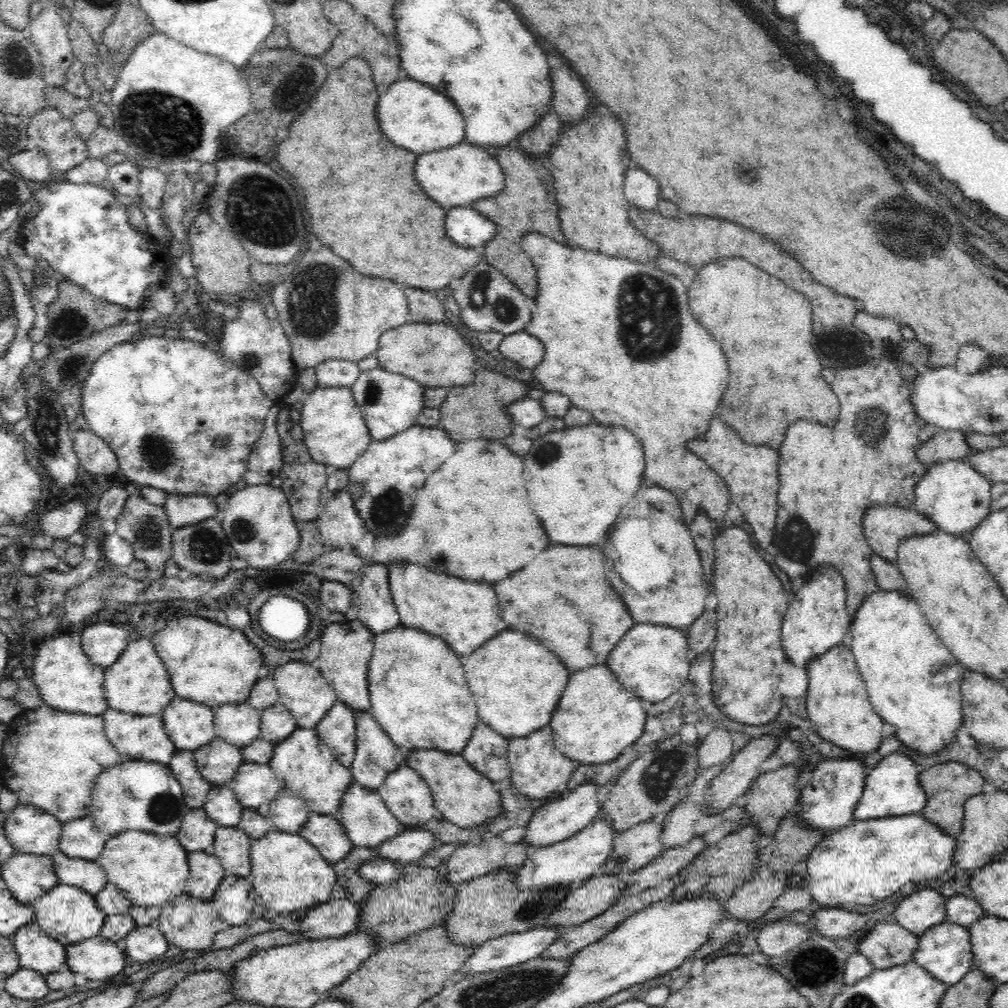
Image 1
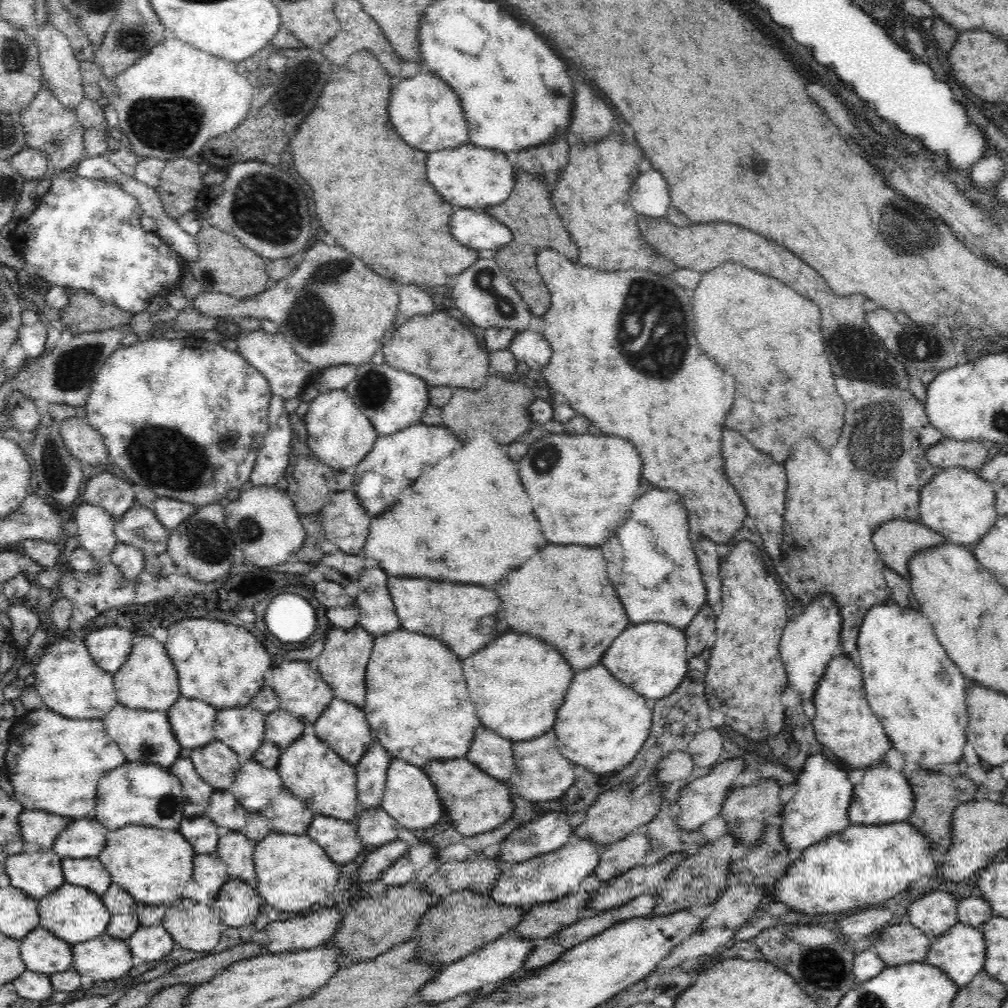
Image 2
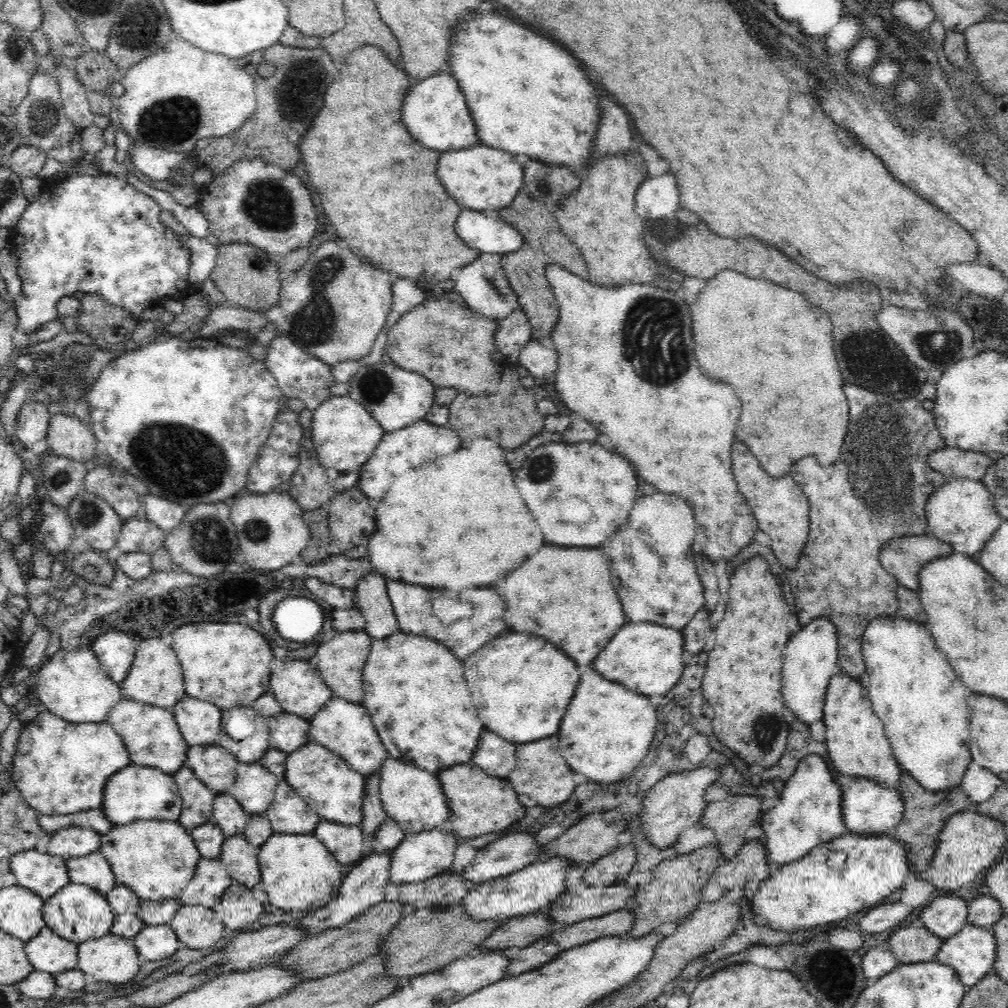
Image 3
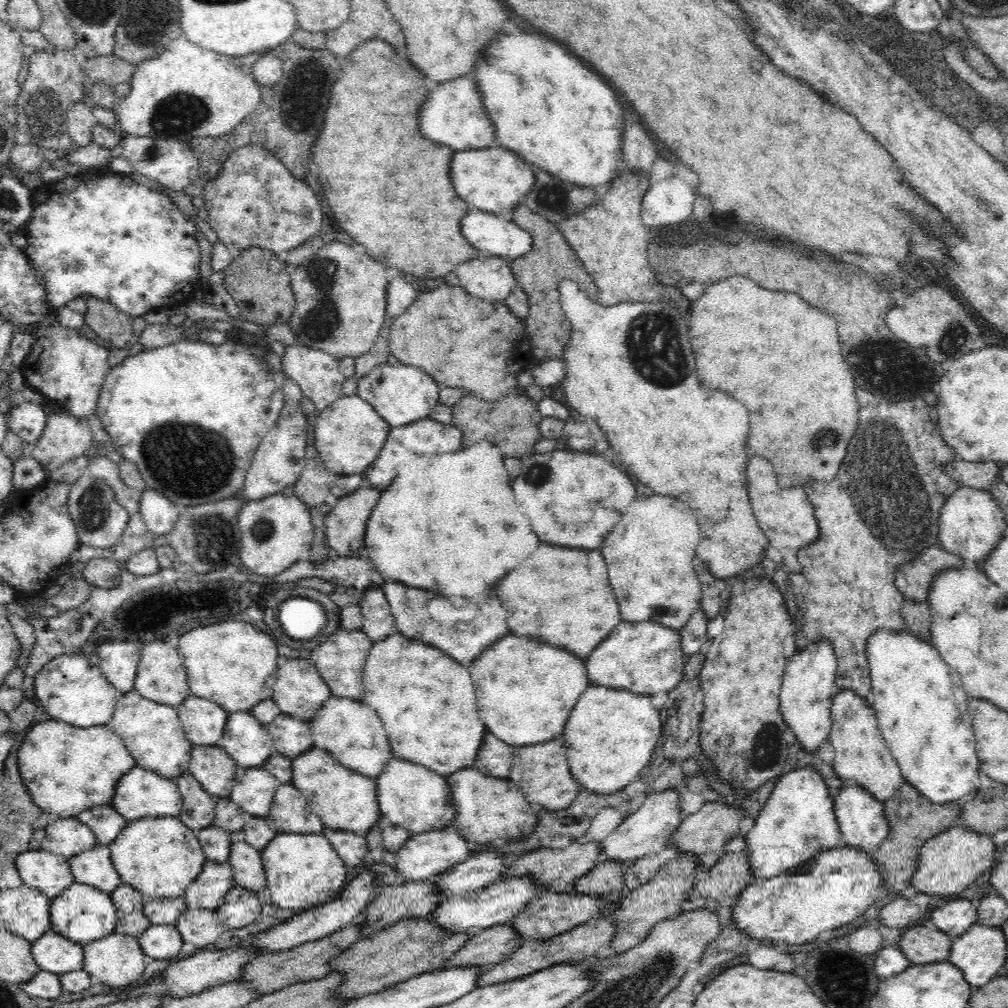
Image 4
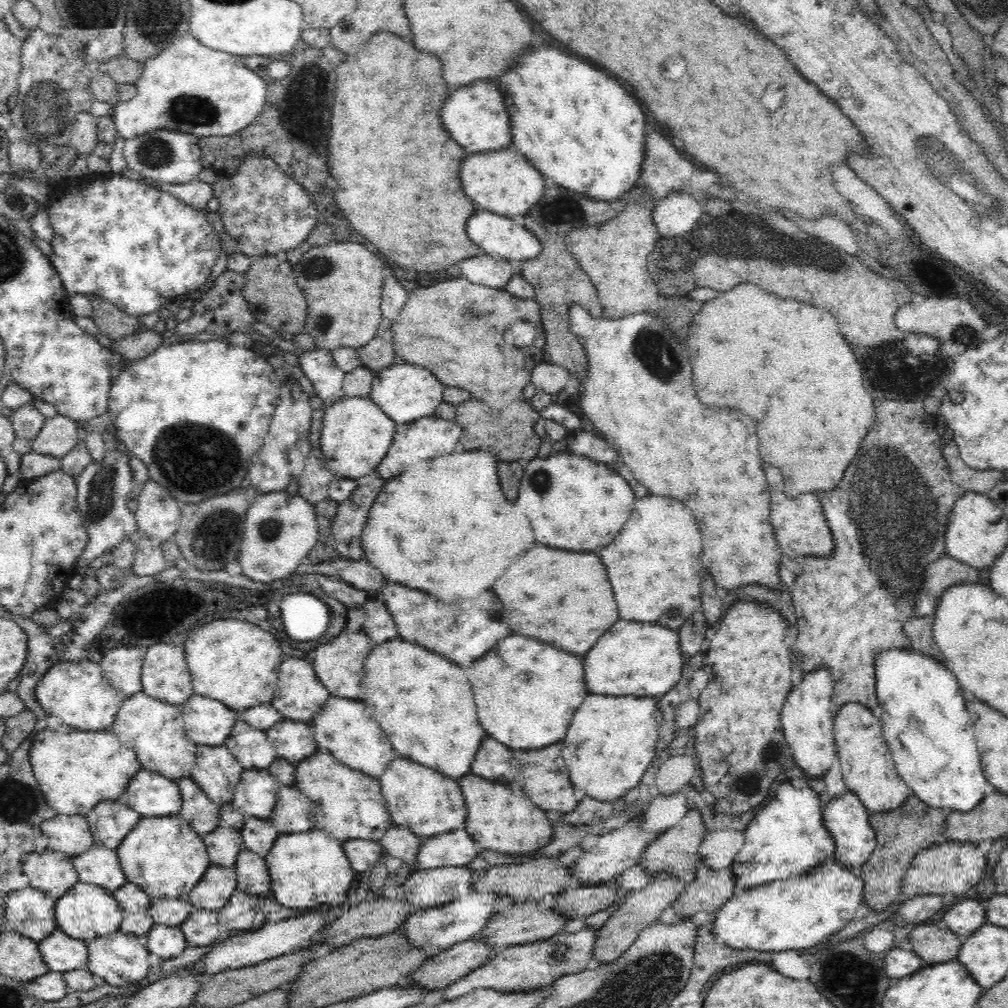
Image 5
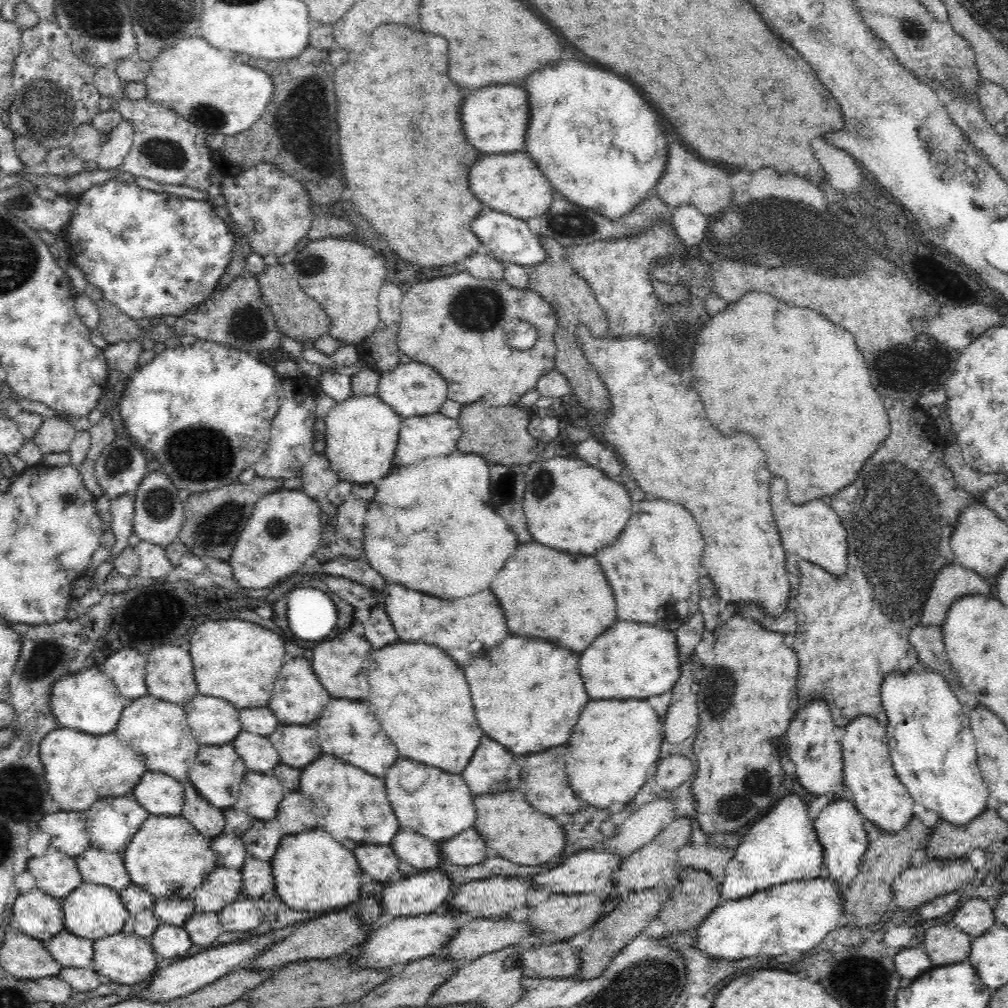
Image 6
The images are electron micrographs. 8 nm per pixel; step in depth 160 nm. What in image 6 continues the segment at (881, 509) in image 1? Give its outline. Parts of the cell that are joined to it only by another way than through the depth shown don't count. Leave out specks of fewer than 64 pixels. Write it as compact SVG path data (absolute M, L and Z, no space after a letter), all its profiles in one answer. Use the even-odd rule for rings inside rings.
M952 562L936 575L927 601L924 603L920 624L938 625L944 622L950 605L964 595L992 596L990 584L976 571Z

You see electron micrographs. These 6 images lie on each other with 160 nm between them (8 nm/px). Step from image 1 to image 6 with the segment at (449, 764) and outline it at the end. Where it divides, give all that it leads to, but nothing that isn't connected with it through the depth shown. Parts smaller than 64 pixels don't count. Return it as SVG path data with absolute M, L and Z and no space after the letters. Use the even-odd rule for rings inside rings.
M520 788L509 792L474 795L476 820L473 828L499 856L523 866L537 866L558 858L566 842L565 830L543 812L534 809Z

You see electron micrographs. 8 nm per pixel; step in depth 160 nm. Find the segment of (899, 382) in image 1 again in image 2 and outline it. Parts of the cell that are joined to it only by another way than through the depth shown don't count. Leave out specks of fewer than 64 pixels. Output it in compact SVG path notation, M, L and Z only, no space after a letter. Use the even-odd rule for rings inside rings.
M838 376L836 390L846 402L846 424L836 446L832 448L832 454L820 448L820 444L812 436L806 436L802 442L792 446L790 456L784 462L788 474L788 502L784 514L782 562L778 562L776 572L786 584L790 584L792 594L802 598L804 604L812 602L818 594L834 595L841 618L841 652L860 667L857 638L865 614L875 604L892 600L891 590L883 575L886 564L870 538L874 536L875 528L886 520L908 519L920 522L922 487L941 469L931 465L925 454L930 447L940 442L943 434L929 423L925 403L916 399L909 389L902 390Z

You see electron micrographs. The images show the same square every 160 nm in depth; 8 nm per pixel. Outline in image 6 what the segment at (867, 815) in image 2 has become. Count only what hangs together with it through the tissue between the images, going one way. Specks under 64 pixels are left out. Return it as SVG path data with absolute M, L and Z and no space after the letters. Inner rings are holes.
M834 800L826 805L813 820L818 840L824 847L822 874L832 877L840 886L847 885L859 873L862 859L868 850L868 835L864 817L856 805L848 800Z

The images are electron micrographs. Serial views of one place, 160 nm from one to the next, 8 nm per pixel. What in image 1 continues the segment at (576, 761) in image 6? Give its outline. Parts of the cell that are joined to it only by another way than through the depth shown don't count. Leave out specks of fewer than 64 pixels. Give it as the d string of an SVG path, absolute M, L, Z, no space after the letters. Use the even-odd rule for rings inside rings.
M604 664L584 668L570 676L568 686L550 720L554 744L562 754L584 764L610 763L628 744L642 736L646 728L647 712L640 706L640 700L634 700L632 692L628 696L624 690L620 692L620 688L622 684Z

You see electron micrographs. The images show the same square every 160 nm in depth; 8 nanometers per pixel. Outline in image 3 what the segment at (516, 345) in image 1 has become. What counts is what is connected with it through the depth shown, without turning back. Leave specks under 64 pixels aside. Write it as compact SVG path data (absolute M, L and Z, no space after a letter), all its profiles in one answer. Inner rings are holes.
M531 337L520 351L518 364L528 369L533 378L547 378L559 365L559 352L544 347L538 339Z

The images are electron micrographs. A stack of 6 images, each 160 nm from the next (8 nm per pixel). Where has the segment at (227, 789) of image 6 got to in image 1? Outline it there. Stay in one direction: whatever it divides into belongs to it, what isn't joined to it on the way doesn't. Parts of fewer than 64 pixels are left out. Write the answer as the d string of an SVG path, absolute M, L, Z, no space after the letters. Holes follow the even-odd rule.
M217 737L211 744L193 751L198 771L211 785L224 785L245 763L241 748Z

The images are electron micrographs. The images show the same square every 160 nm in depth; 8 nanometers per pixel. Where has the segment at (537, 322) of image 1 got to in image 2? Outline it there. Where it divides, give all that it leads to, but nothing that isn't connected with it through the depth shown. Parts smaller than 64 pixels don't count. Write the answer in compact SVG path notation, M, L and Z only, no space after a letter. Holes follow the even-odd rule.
M544 248L537 252L537 268L542 276L543 284L550 291L550 308L544 316L544 338L552 347L550 362L541 370L540 375L560 399L568 401L578 415L584 414L594 426L602 430L602 434L616 434L622 438L628 438L636 450L640 452L640 458L644 462L644 478L658 488L672 488L682 496L682 502L688 510L688 522L690 522L690 538L698 540L698 536L710 538L713 543L729 542L736 532L740 532L742 520L747 515L747 510L739 497L738 491L729 483L724 474L724 458L722 458L722 428L724 428L724 416L730 412L734 402L734 378L720 368L720 364L712 362L710 356L706 356L696 342L694 336L694 316L692 316L692 302L686 290L675 283L666 273L652 274L650 270L620 269L617 271L602 271L589 268L581 263L567 260L565 256L552 248ZM622 330L630 334L630 346L622 348Z

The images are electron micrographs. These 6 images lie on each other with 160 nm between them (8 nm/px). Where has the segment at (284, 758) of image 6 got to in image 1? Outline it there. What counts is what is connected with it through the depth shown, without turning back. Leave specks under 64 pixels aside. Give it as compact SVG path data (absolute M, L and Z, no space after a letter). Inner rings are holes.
M282 703L261 710L260 739L276 744L286 740L297 728L296 719Z

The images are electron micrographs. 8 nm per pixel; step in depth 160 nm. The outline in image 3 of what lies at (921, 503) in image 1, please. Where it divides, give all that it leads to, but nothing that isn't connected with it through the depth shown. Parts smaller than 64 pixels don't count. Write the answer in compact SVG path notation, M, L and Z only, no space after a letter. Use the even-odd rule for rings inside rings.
M948 478L948 481L936 488L927 500L925 519L929 535L948 542L953 550L968 556L978 556L1003 521L997 513L993 493L981 481L969 478Z

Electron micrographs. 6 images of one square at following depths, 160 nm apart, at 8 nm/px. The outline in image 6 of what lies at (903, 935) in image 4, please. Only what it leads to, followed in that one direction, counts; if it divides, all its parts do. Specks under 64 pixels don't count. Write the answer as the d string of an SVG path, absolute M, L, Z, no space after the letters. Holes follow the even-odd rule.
M951 924L934 926L923 931L922 946L934 967L968 960L973 941L969 934Z

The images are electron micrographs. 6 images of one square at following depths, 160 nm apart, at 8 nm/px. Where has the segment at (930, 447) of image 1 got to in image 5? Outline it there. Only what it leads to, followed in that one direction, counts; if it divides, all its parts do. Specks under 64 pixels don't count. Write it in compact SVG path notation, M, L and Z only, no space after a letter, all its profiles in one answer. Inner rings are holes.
M953 441L945 442L942 452L947 462L950 479L966 491L987 495L1002 480L1003 471L1001 470L979 471L969 467L961 459L959 448Z

